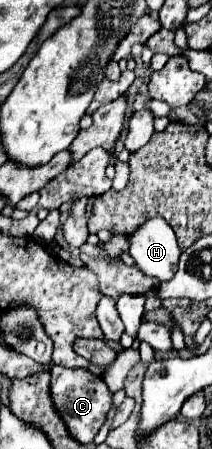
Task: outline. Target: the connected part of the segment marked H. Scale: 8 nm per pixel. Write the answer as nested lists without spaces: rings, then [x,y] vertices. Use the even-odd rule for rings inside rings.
[[[161,218],[147,220],[137,232],[129,236],[129,254],[147,276],[155,276],[159,282],[171,280],[177,272],[181,250],[175,240],[175,232]]]

